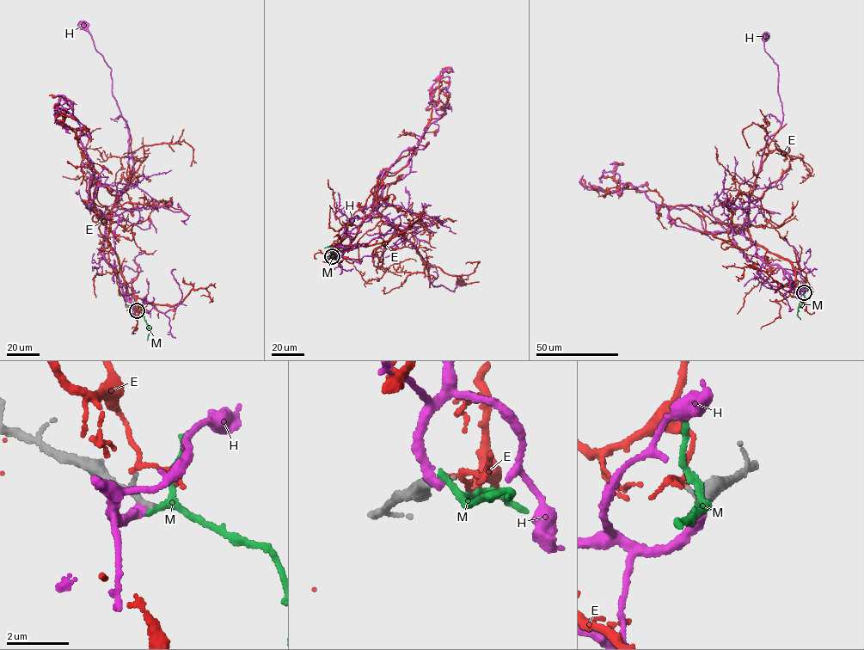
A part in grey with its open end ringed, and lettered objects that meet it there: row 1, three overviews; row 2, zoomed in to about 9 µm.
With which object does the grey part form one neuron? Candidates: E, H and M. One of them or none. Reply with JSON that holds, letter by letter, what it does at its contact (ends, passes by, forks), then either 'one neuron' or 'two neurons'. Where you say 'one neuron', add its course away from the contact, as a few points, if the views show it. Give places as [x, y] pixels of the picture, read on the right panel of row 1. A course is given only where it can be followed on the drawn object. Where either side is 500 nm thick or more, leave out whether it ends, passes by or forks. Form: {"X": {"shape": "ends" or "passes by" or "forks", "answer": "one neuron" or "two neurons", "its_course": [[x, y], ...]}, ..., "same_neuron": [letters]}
{"E": {"shape": "passes by", "answer": "two neurons"}, "H": {"shape": "ends", "answer": "two neurons"}, "M": {"shape": "passes by", "answer": "two neurons"}, "same_neuron": []}

